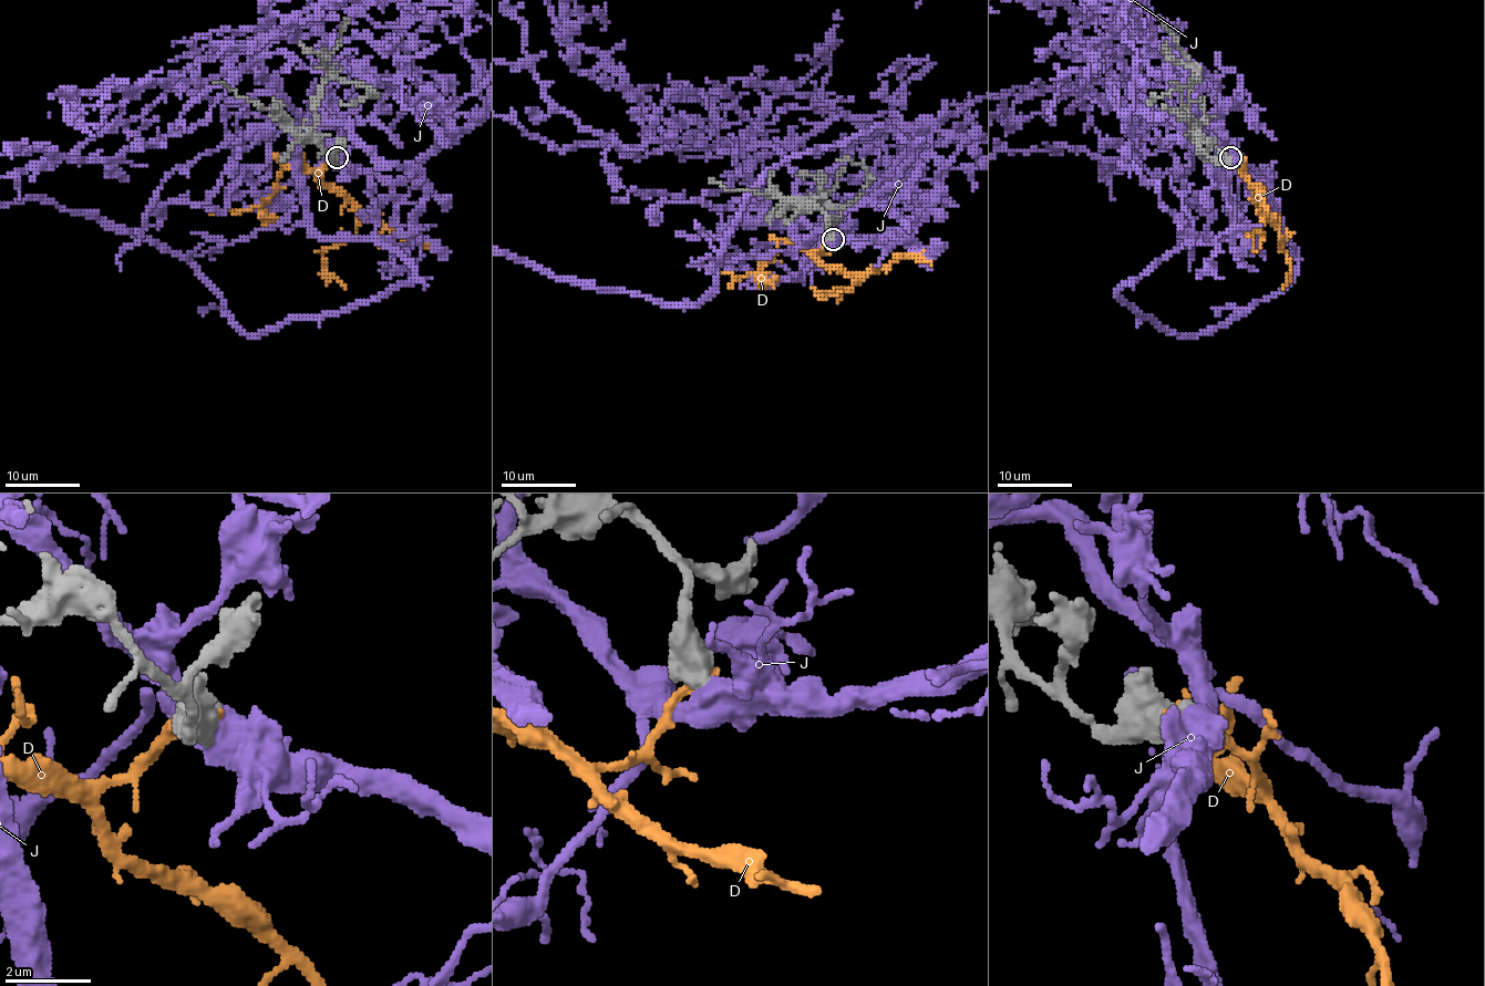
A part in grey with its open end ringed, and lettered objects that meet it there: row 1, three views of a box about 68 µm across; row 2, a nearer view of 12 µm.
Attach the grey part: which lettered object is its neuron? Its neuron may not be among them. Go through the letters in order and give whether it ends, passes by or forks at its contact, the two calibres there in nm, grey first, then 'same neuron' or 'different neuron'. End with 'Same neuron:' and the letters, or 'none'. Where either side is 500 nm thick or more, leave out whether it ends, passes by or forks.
D: 900 nm thick on the grey side, 280 nm on the other; different neuron
J: 800 nm thick on the grey side, 600 nm on the other; different neuron
Same neuron: none

